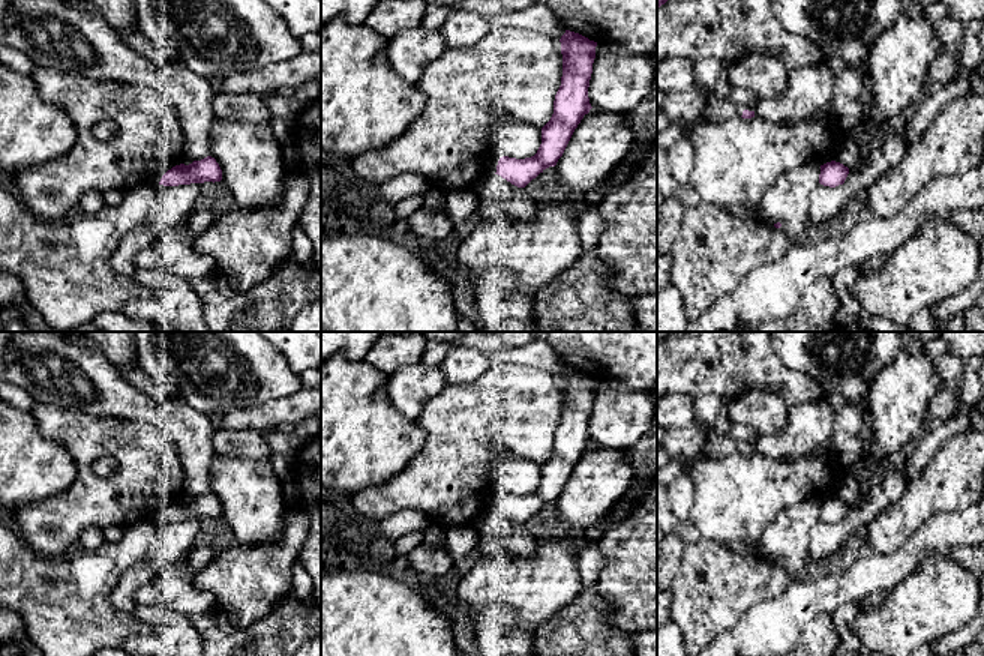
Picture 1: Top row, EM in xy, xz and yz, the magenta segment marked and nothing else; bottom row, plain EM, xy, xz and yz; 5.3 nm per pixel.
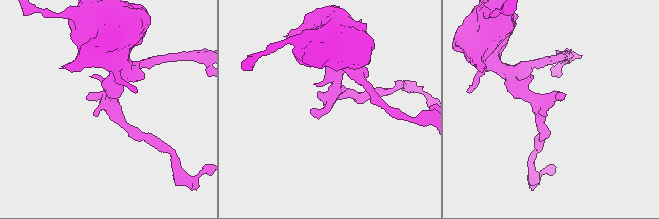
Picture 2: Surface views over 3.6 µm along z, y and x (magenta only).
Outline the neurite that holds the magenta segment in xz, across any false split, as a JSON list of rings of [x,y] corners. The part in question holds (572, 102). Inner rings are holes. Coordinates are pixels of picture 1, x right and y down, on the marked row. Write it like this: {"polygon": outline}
{"polygon": [[[566,30],[560,42],[562,54],[561,86],[555,95],[554,114],[542,128],[542,144],[537,153],[525,159],[502,156],[496,165],[495,174],[518,188],[525,188],[546,168],[556,165],[574,129],[592,108],[588,87],[597,42],[570,30]]]}

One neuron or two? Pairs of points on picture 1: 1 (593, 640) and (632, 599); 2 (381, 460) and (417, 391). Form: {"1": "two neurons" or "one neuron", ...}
{"1": "two neurons", "2": "two neurons"}

